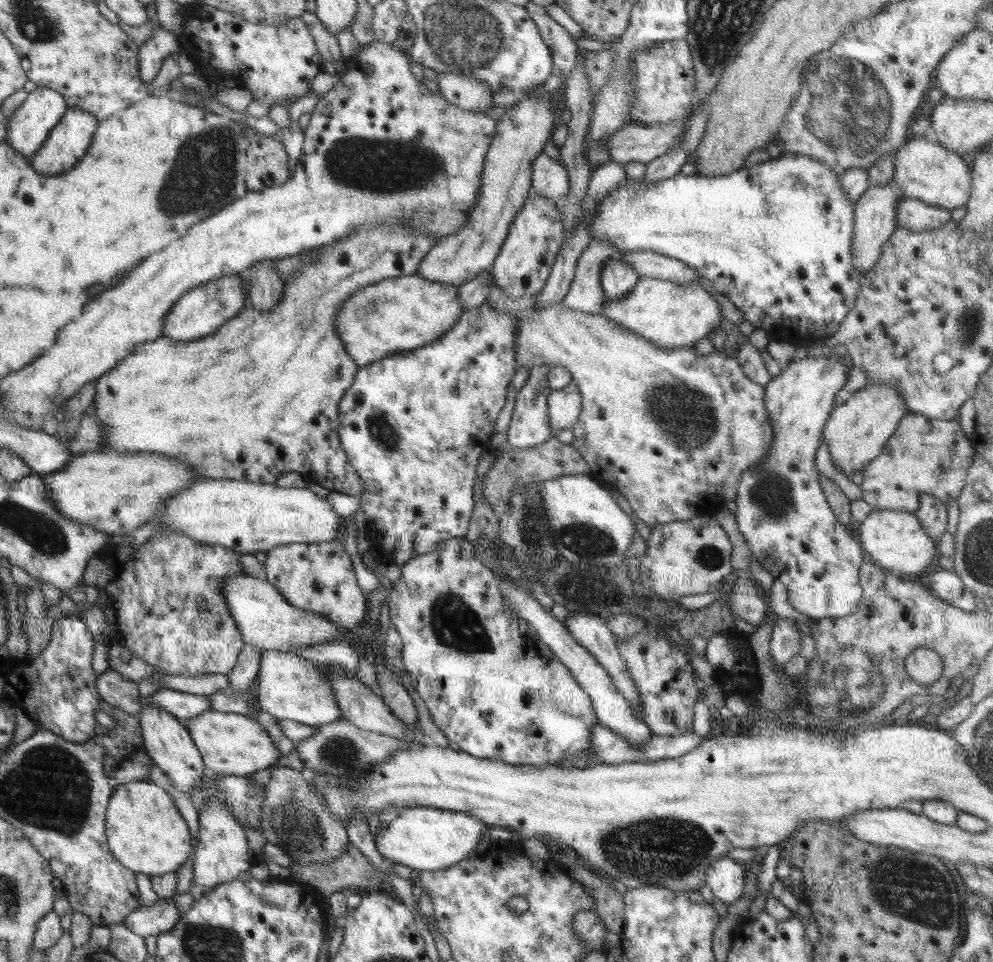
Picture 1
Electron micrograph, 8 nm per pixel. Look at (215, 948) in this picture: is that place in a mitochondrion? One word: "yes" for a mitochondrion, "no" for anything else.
yes

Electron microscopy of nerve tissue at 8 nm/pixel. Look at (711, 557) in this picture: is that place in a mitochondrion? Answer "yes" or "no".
yes

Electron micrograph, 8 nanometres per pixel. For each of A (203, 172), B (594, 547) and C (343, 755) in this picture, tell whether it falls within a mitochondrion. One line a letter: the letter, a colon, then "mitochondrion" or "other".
A: mitochondrion
B: mitochondrion
C: mitochondrion

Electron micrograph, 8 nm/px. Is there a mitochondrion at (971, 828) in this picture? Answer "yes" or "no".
no

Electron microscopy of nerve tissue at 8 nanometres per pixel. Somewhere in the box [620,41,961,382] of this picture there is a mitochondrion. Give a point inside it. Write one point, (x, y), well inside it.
(848, 113)

